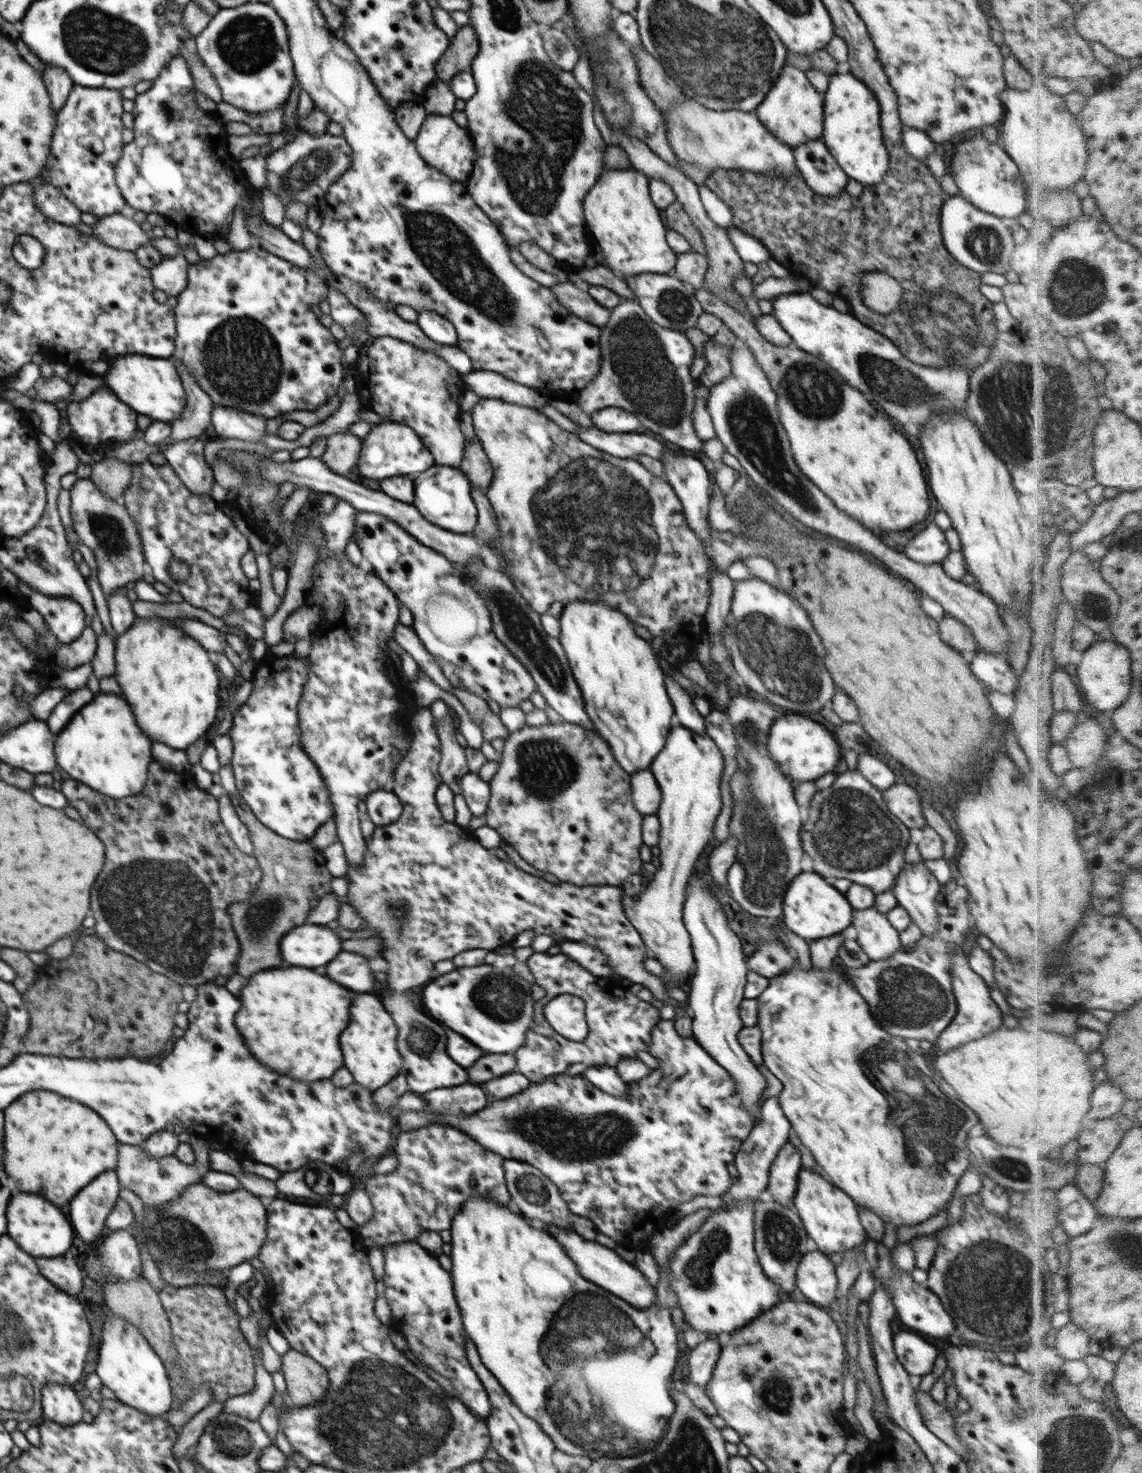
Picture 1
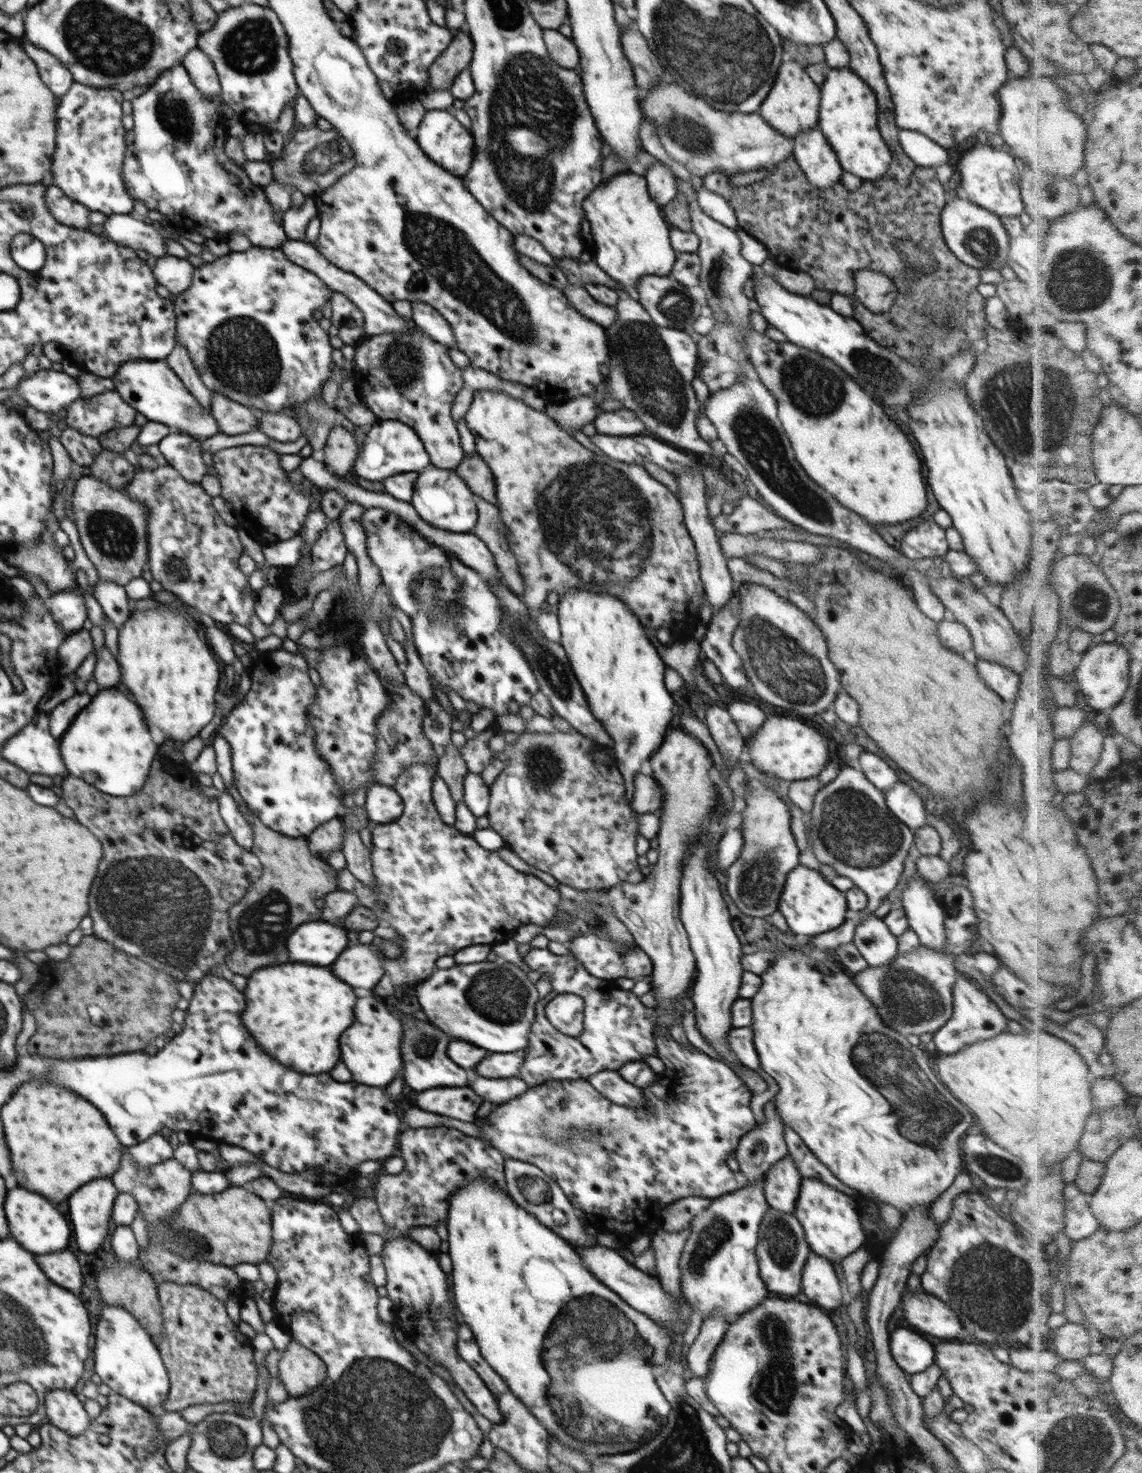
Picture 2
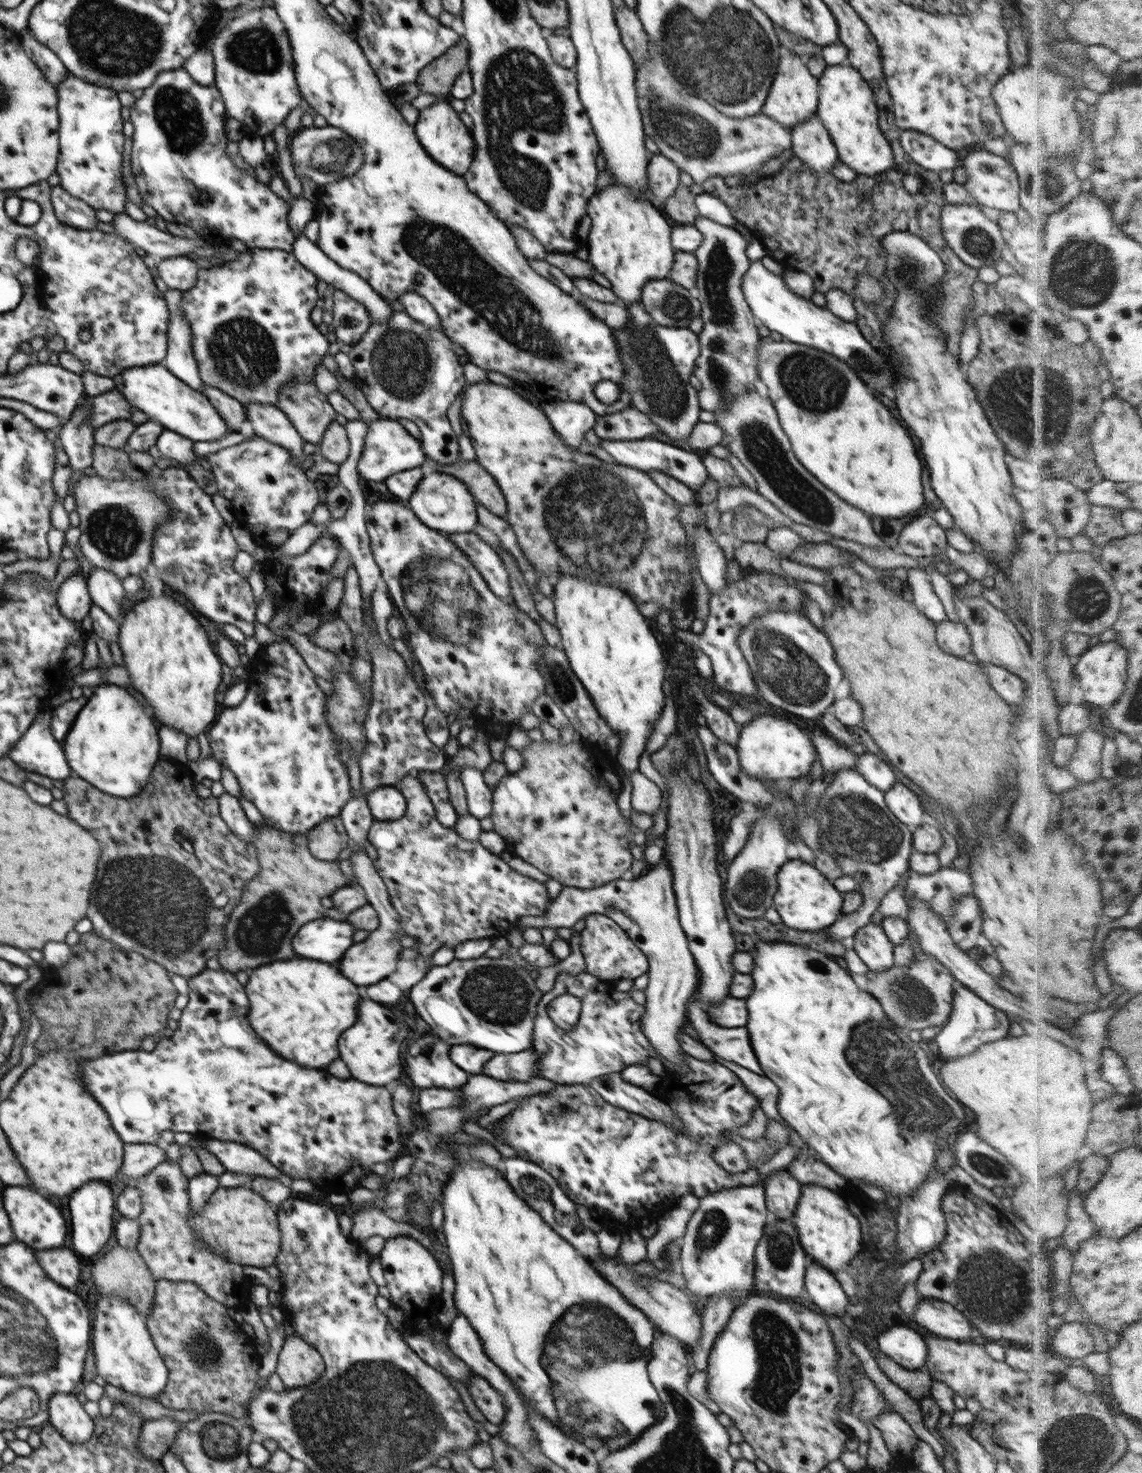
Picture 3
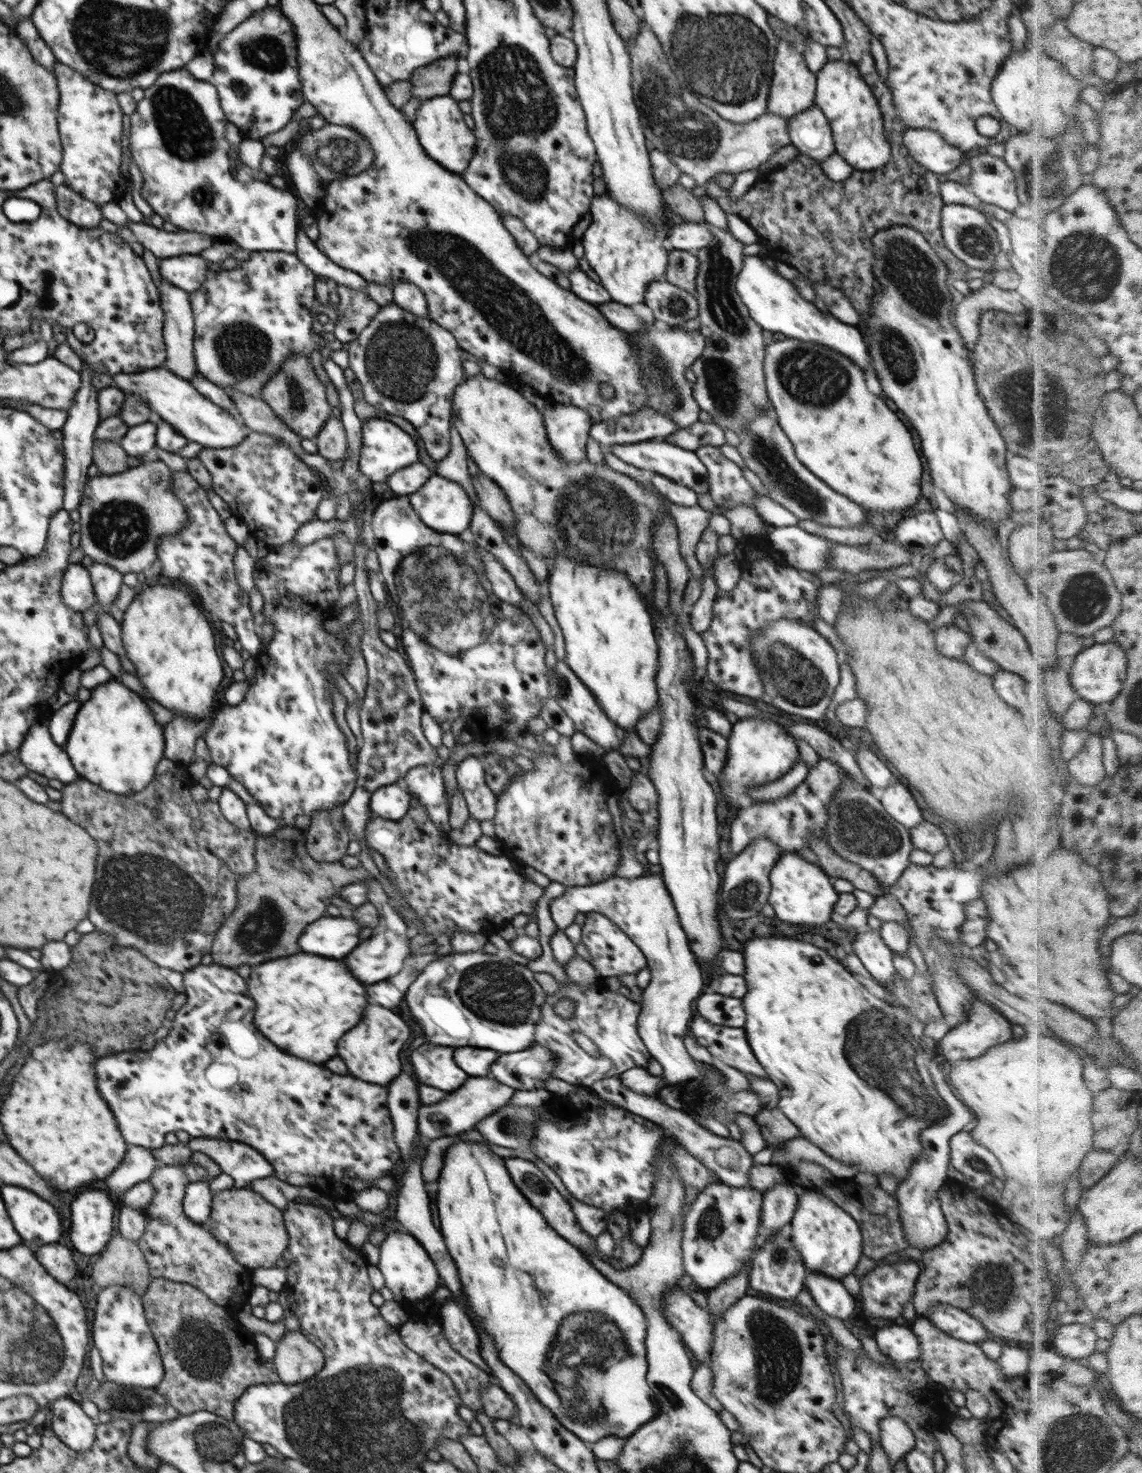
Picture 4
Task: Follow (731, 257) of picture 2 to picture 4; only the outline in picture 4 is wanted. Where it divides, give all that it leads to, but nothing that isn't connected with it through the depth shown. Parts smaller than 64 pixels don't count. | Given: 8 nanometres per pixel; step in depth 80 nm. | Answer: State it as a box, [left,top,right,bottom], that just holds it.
[691,223,772,434]

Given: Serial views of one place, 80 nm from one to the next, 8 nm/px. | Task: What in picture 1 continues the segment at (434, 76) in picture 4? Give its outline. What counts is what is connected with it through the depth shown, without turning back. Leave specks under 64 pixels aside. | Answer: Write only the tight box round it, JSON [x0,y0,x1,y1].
[436,25,480,84]

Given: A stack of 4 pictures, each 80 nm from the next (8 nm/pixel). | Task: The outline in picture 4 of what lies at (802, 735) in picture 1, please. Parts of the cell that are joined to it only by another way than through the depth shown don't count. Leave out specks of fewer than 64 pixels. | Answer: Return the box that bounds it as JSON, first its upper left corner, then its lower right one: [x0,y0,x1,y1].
[718,718,801,810]

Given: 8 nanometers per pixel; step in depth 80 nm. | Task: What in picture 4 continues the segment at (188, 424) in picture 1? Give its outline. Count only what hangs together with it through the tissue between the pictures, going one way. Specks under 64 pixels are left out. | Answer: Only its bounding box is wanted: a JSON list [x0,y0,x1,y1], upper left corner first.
[156,278,197,381]

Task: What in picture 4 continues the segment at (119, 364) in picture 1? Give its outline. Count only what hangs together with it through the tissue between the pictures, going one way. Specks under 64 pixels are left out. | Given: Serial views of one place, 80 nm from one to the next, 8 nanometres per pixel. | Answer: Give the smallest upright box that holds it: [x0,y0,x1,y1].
[112,367,246,449]

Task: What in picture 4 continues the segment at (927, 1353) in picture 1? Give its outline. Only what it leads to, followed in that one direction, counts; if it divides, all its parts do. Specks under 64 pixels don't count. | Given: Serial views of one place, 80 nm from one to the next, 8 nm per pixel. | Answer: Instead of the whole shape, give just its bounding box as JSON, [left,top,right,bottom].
[875,1321,921,1363]

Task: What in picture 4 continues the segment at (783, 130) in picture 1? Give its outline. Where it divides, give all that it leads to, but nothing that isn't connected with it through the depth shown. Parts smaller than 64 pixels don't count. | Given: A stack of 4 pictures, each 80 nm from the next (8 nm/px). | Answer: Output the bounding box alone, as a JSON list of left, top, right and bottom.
[767,40,817,120]

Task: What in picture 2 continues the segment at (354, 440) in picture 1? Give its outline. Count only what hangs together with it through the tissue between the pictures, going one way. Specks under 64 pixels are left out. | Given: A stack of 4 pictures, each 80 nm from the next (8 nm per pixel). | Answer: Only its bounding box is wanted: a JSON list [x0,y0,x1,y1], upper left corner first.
[320,423,359,478]

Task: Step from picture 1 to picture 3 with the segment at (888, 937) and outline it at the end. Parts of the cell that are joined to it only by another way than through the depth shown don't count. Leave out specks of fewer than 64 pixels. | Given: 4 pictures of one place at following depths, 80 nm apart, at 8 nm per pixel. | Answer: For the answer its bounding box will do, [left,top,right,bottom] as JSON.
[849,921,895,972]

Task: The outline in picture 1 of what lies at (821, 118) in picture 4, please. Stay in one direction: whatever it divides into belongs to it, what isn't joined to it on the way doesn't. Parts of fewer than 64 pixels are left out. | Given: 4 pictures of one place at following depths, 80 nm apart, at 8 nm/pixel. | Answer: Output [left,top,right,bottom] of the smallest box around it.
[793,137,849,197]

